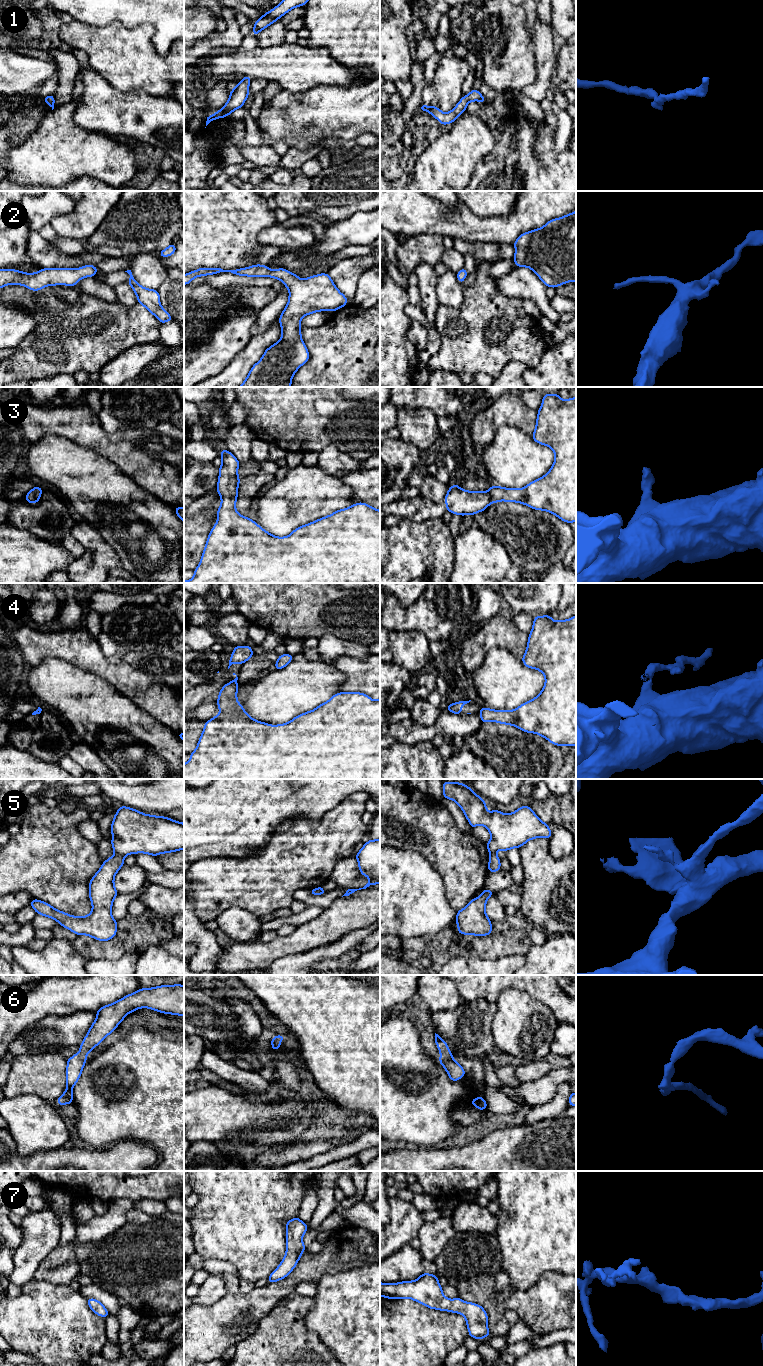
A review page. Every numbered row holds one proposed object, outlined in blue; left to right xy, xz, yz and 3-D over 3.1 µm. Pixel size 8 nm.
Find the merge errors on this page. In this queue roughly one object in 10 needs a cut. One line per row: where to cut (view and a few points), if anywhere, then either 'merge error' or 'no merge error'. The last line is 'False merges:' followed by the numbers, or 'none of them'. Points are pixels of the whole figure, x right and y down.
1: cut none; no merge error
2: cut none; no merge error
3: cut none; no merge error
4: cut xz (231, 681), (236, 683); merge error
5: cut xy (115, 852), (123, 857); merge error
6: cut none; no merge error
7: cut none; no merge error
False merges: 4, 5

